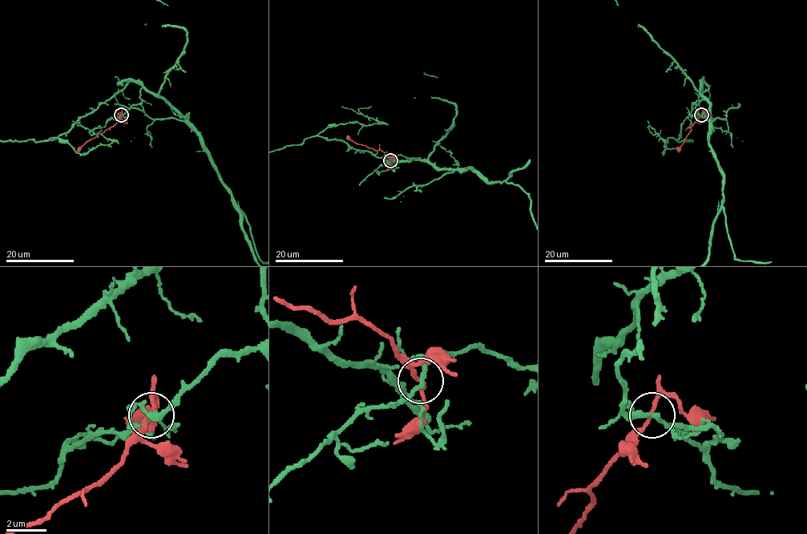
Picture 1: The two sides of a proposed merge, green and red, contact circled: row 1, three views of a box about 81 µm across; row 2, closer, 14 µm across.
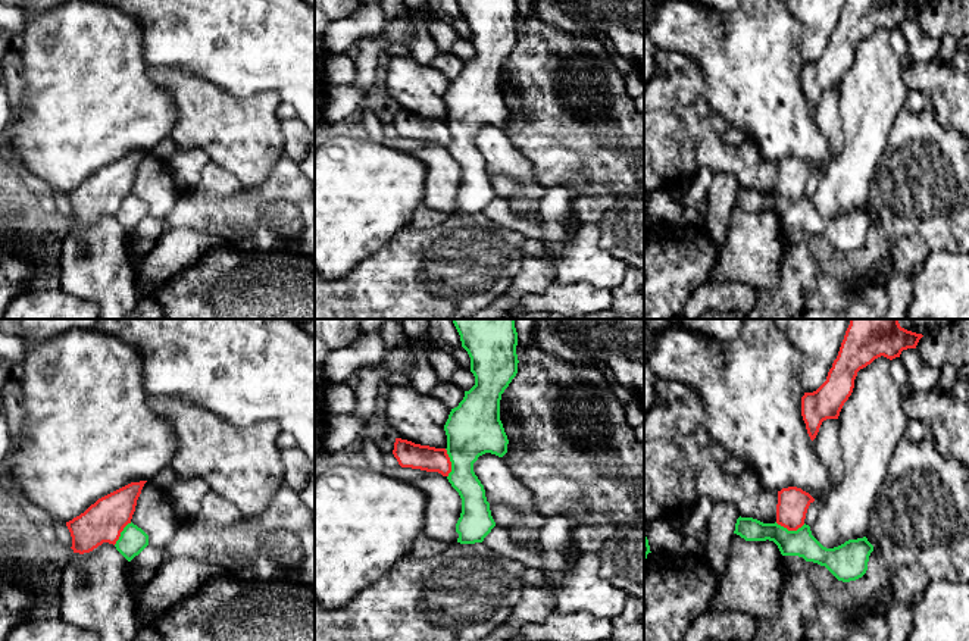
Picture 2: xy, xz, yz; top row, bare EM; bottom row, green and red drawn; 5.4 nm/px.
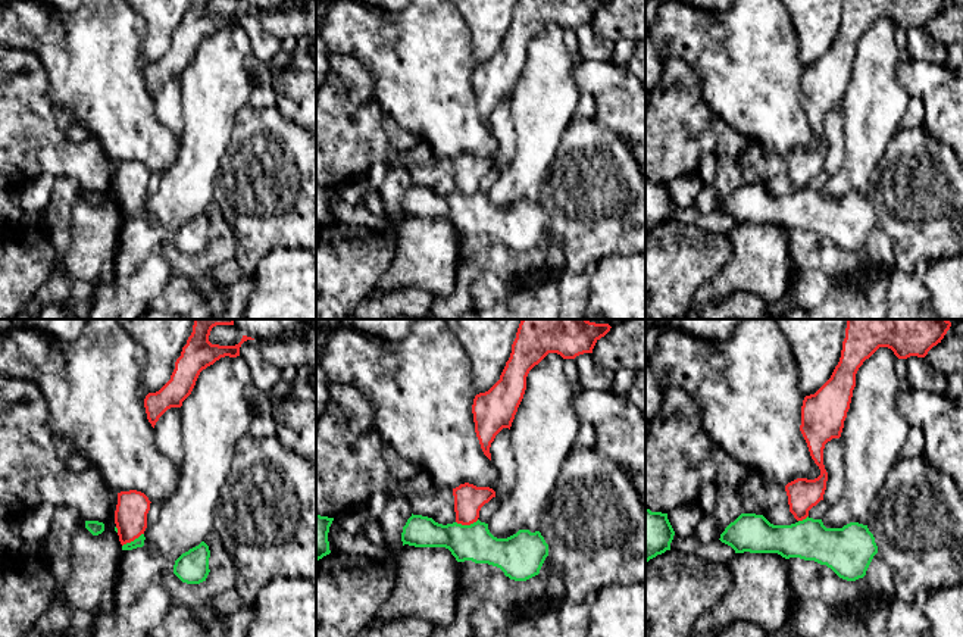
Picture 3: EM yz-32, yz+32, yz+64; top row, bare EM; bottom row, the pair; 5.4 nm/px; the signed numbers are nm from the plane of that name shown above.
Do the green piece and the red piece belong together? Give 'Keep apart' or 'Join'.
Keep apart

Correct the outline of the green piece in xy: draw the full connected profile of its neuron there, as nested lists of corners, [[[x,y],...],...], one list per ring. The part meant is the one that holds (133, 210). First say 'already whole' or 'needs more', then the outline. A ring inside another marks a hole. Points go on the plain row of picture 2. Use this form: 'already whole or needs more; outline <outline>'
already whole; outline [[[128,194],[121,203],[119,210],[116,212],[116,221],[131,232],[135,226],[138,226],[149,216],[149,206],[134,196]]]

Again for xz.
already whole; outline [[[457,0],[471,28],[475,56],[451,79],[444,96],[451,143],[447,150],[462,169],[457,213],[475,215],[496,197],[485,160],[473,134],[485,123],[503,128],[507,106],[500,91],[500,71],[518,44],[516,0]]]

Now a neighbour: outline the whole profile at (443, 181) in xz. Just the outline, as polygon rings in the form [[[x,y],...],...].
[[[426,143],[412,153],[426,166],[423,185],[423,204],[447,215],[457,213],[456,194],[462,184],[462,169],[451,157],[447,147],[438,143]]]

